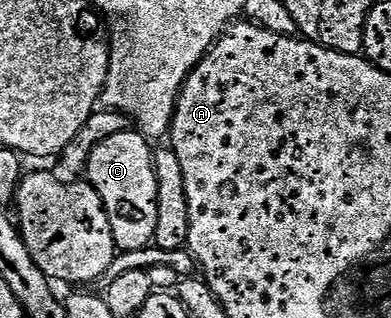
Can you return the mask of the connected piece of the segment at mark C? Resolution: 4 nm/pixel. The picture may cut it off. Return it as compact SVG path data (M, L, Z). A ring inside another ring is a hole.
M138 131L117 133L104 139L88 159L85 177L95 188L107 212L116 250L128 253L146 249L157 231L157 175L148 138Z

